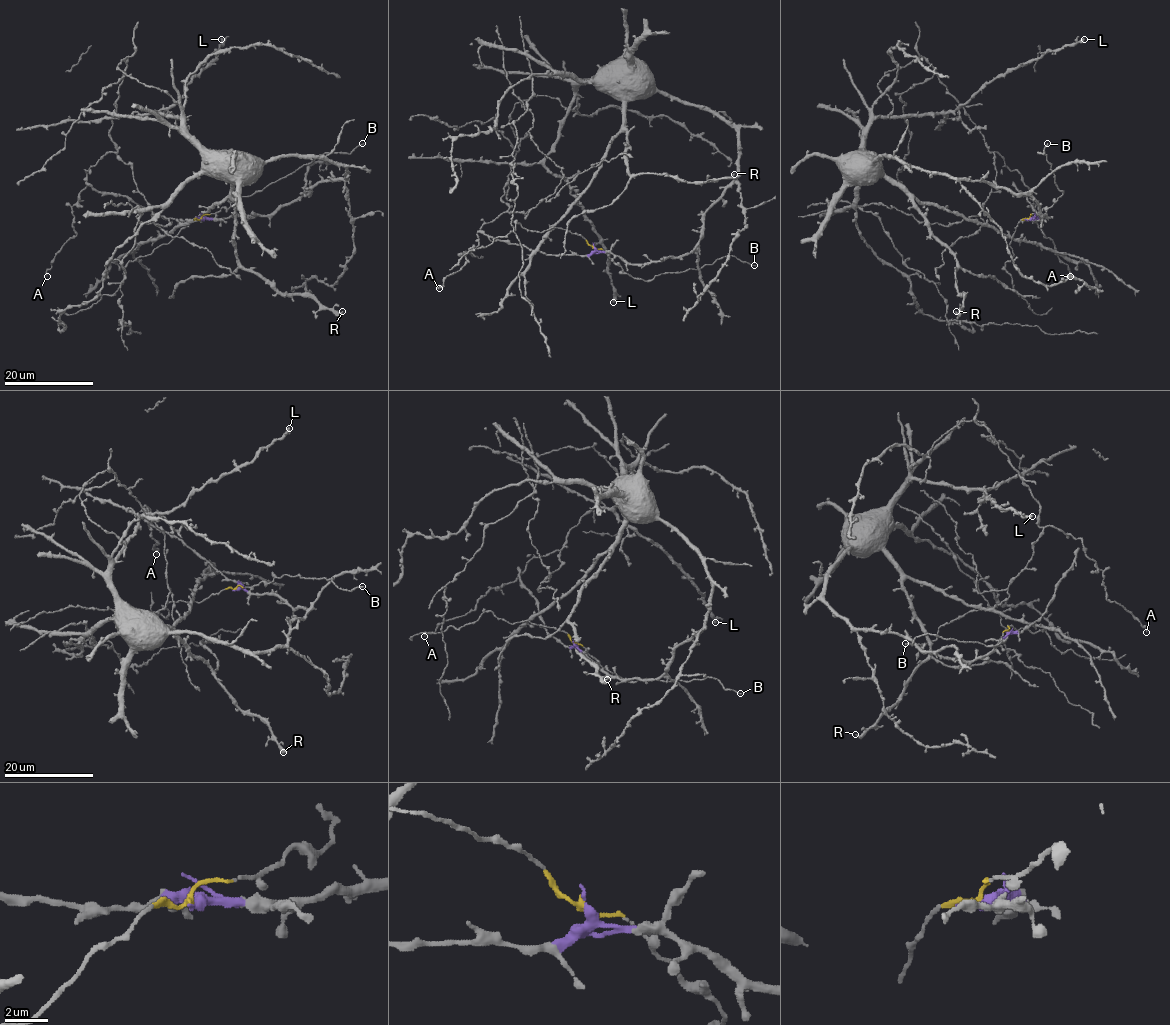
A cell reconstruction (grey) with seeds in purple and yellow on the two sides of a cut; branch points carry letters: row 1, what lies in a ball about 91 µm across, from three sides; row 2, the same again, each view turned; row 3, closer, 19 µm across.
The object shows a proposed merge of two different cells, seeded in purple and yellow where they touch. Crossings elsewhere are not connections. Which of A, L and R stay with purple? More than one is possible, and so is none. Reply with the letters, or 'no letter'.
A, L, R

